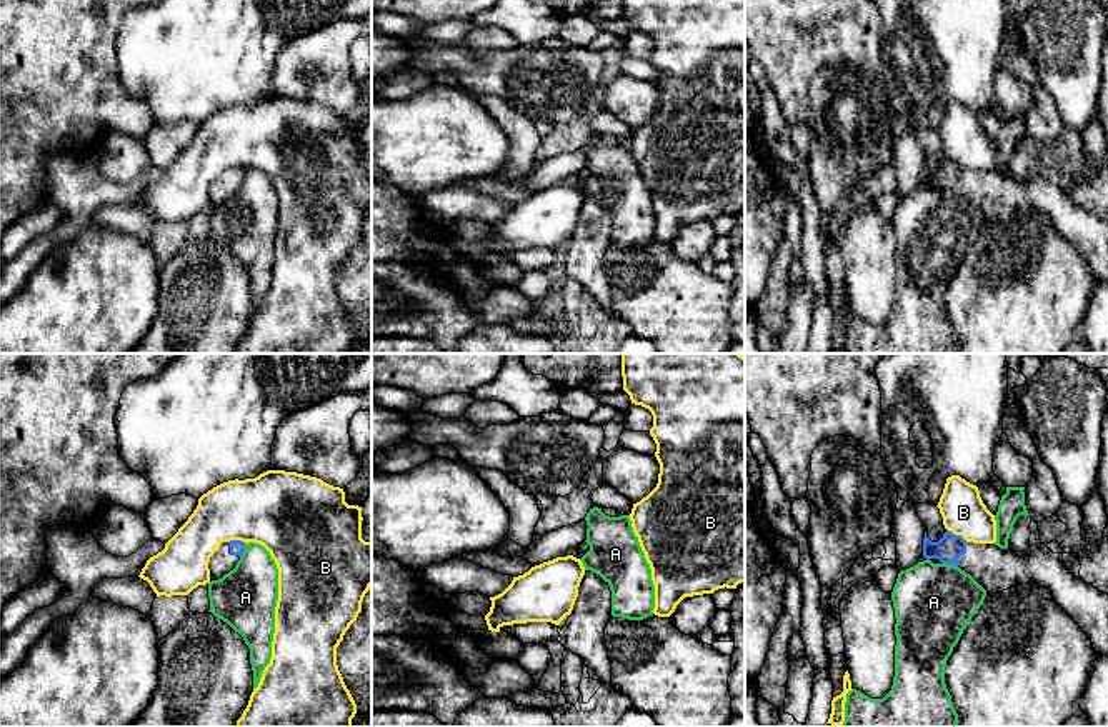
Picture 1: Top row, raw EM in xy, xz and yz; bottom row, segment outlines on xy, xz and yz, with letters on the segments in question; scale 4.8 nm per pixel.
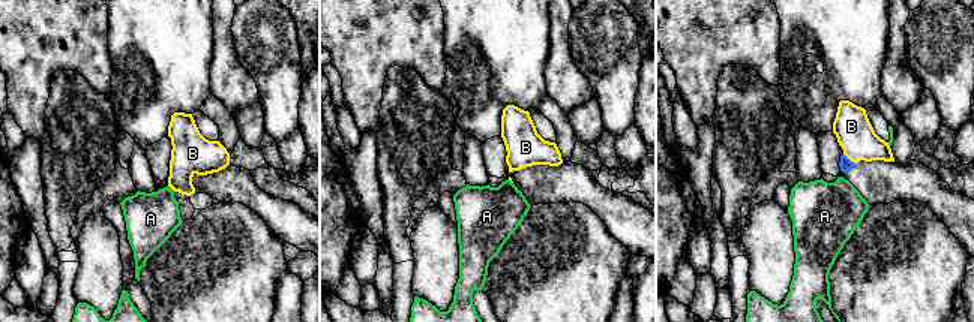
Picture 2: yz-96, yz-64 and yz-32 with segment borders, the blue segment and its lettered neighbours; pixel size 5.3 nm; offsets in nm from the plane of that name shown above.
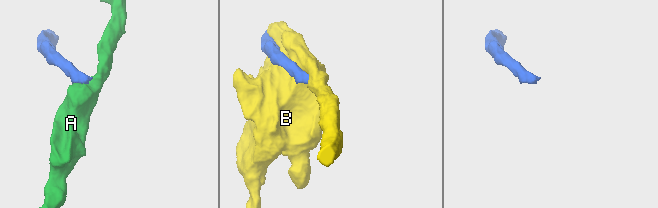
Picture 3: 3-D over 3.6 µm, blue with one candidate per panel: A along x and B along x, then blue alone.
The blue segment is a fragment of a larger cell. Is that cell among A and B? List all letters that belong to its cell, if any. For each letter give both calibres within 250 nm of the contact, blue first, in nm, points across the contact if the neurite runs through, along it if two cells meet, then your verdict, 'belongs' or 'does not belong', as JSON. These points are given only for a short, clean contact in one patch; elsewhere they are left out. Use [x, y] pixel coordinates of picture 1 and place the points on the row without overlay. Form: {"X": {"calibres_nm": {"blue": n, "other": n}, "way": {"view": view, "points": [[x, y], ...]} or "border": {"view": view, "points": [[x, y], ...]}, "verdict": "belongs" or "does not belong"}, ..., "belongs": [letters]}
{"A": {"calibres_nm": {"blue": 140, "other": 380}, "border": {"view": "yz", "points": [[942, 189], [950, 189], [957, 194]]}, "verdict": "does not belong"}, "B": {"calibres_nm": {"blue": 140, "other": 220}, "verdict": "does not belong"}, "belongs": []}

